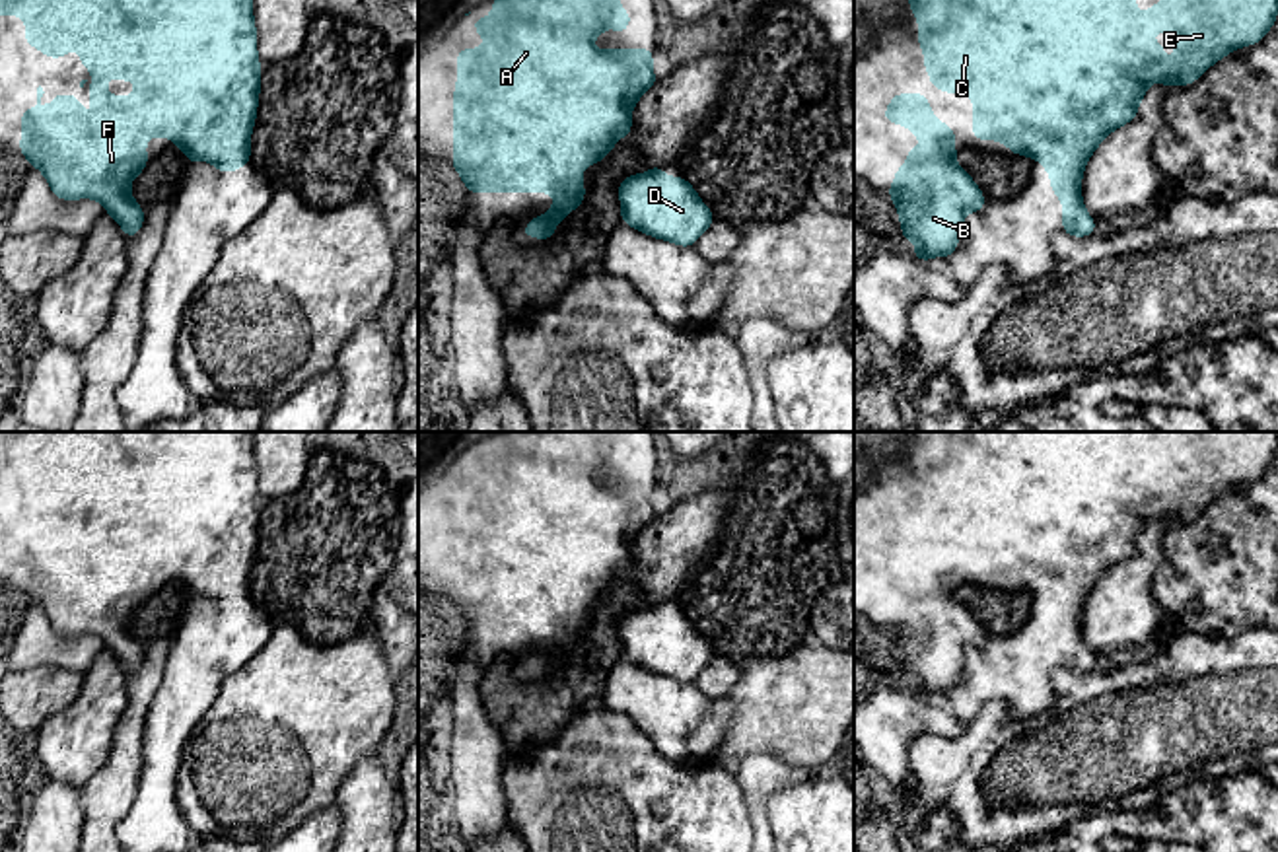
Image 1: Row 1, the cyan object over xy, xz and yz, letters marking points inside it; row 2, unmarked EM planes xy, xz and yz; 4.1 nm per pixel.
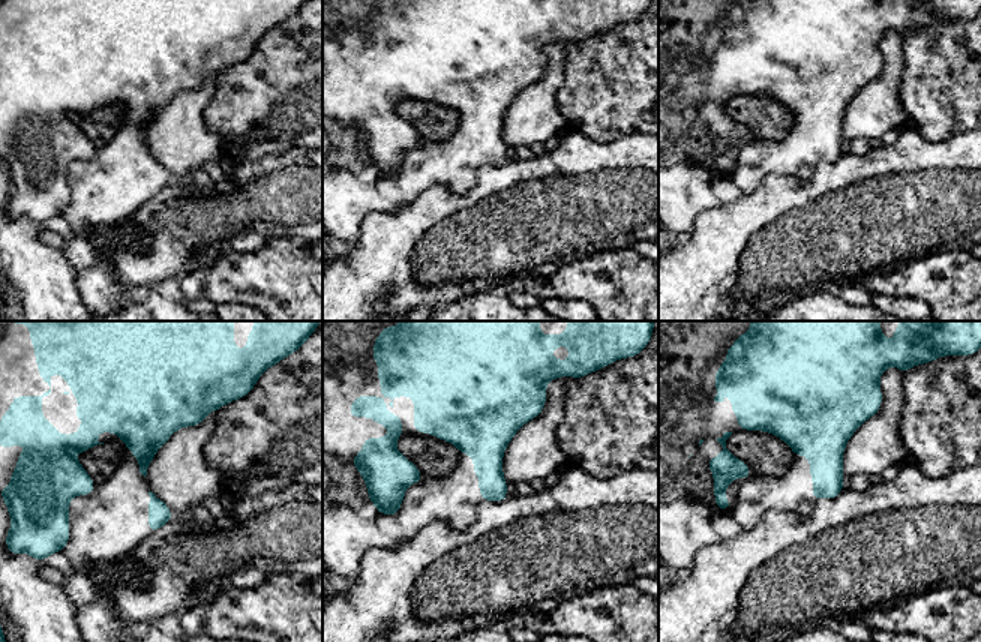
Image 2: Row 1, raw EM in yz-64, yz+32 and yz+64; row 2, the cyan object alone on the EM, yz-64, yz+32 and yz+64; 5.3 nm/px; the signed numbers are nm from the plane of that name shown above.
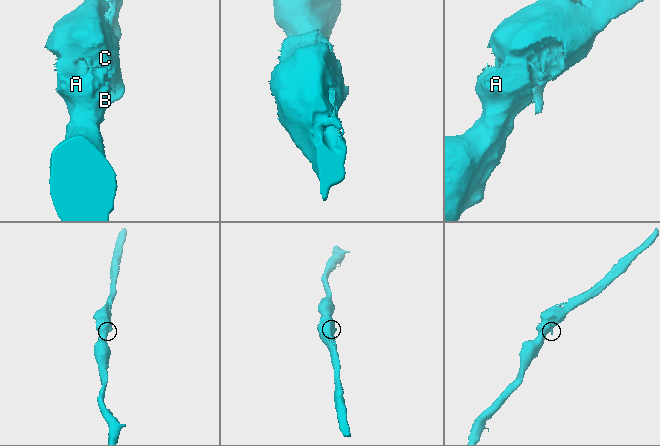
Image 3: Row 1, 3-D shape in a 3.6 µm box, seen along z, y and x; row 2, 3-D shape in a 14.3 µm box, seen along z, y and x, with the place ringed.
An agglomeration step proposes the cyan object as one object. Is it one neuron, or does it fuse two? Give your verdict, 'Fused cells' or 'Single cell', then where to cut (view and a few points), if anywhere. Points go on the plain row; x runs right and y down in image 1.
Single cell. No split

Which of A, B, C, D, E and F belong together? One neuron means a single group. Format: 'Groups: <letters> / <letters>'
Groups: A B C D E F

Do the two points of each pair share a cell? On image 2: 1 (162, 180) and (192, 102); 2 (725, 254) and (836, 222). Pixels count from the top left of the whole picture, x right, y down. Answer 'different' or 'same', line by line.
1: different
2: same

